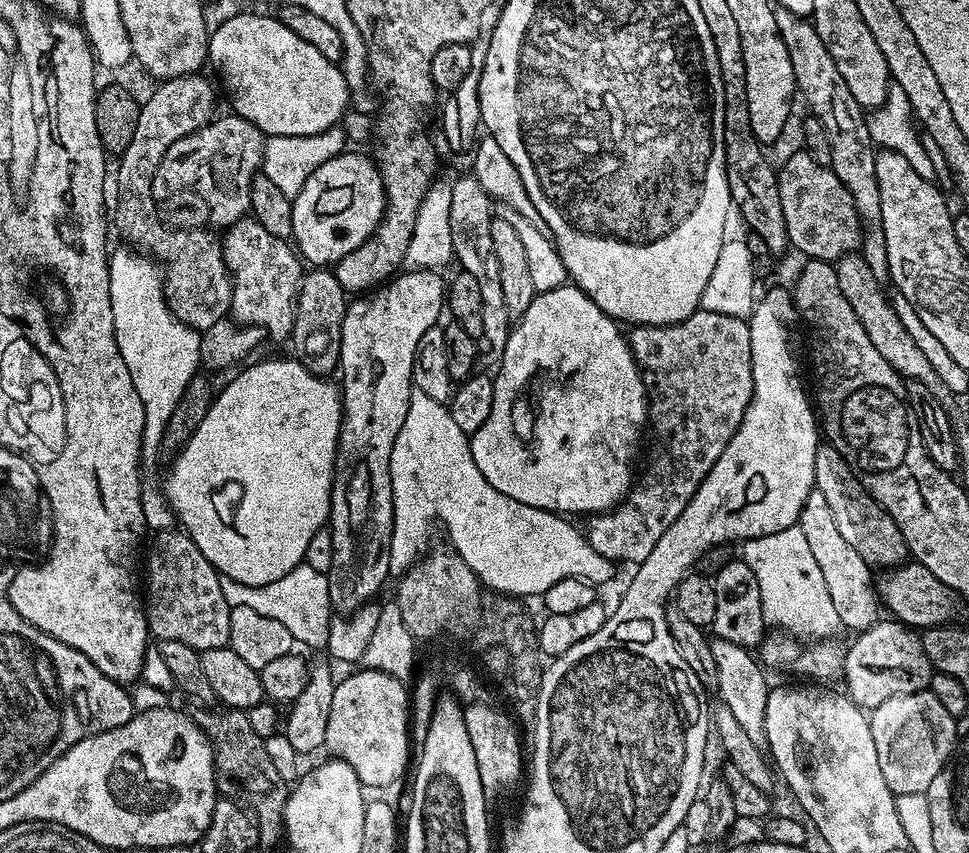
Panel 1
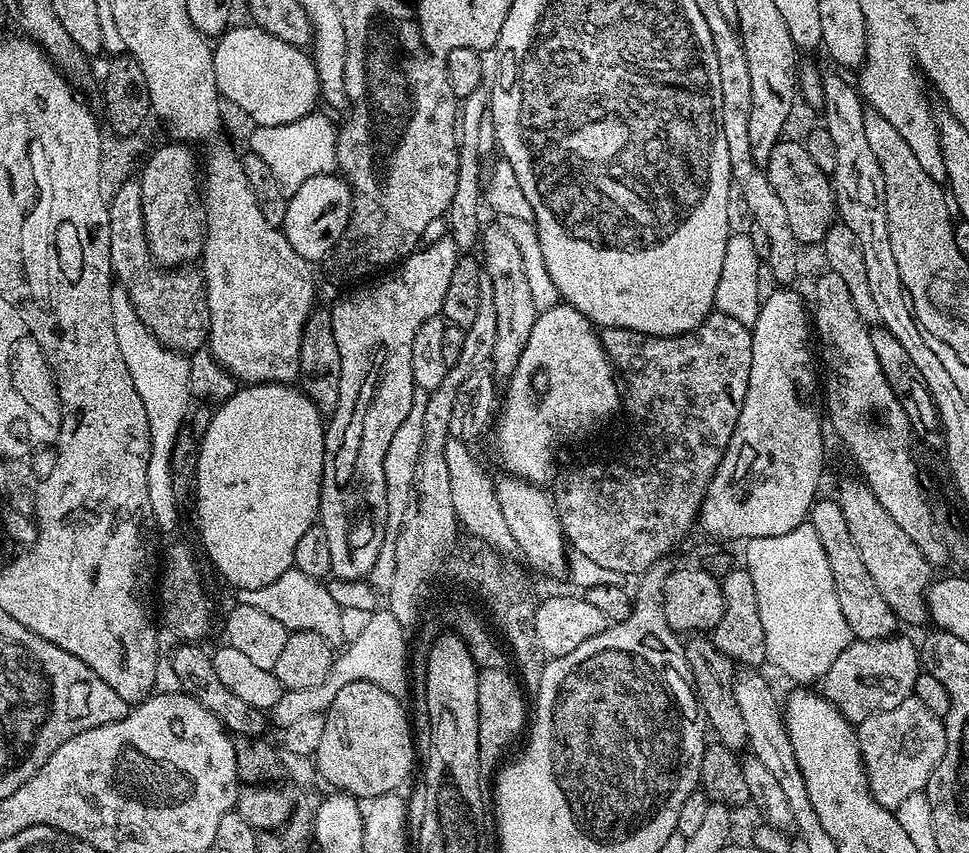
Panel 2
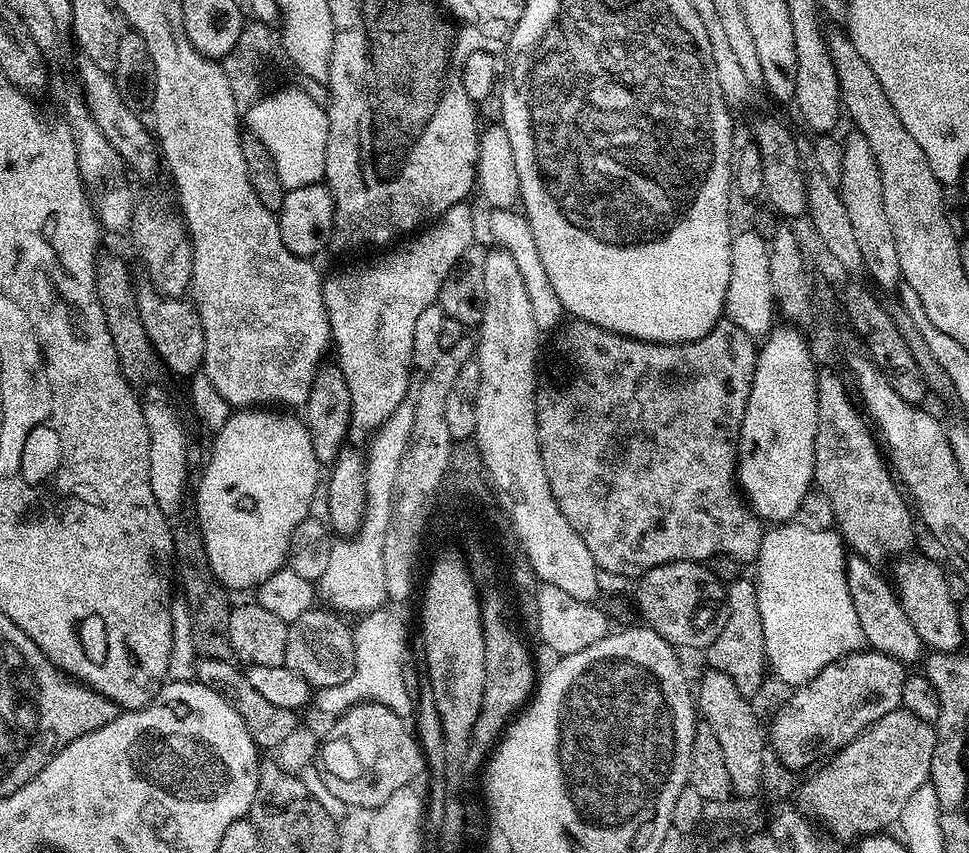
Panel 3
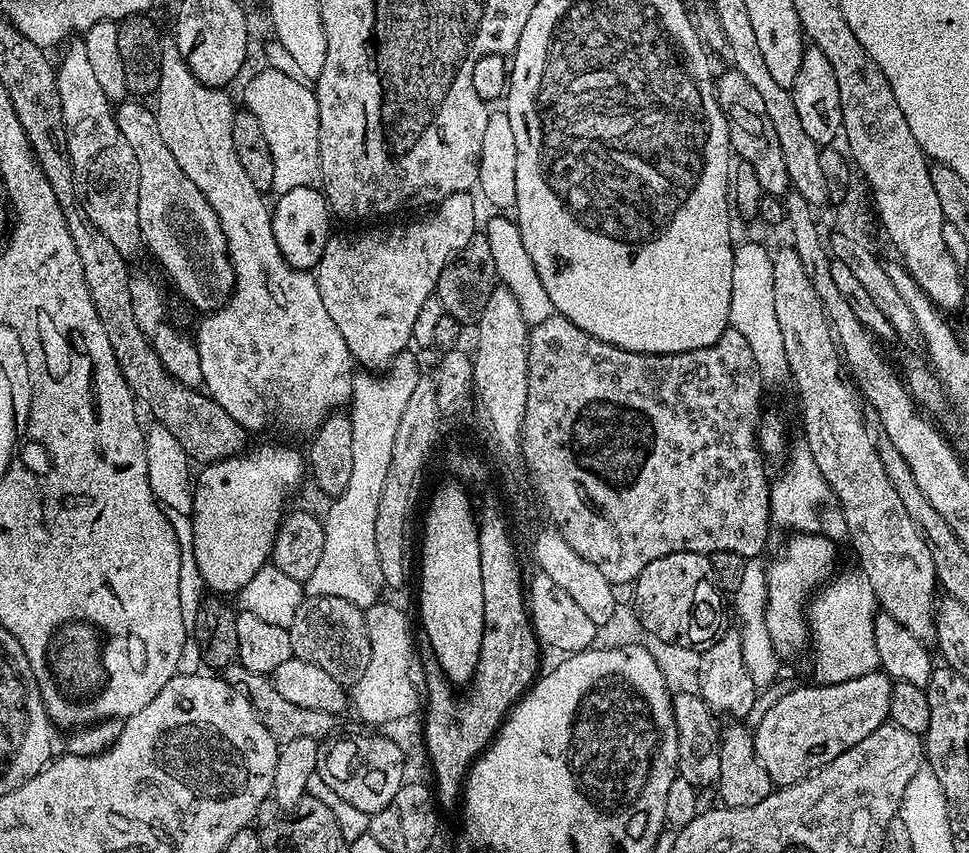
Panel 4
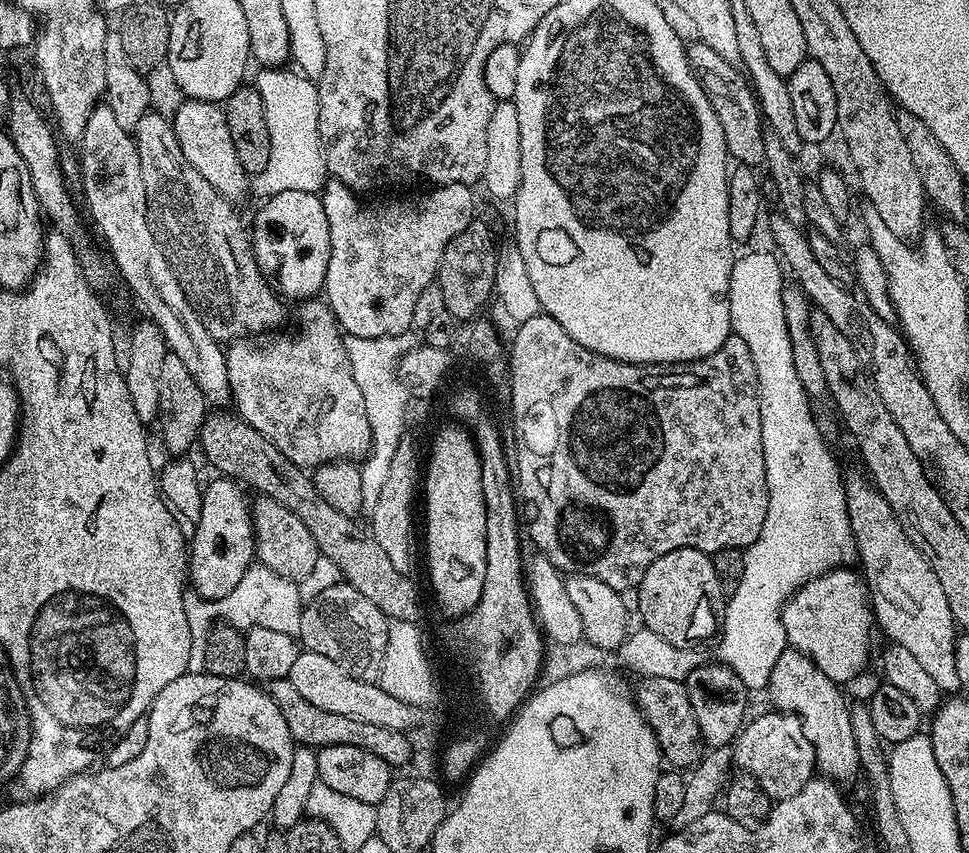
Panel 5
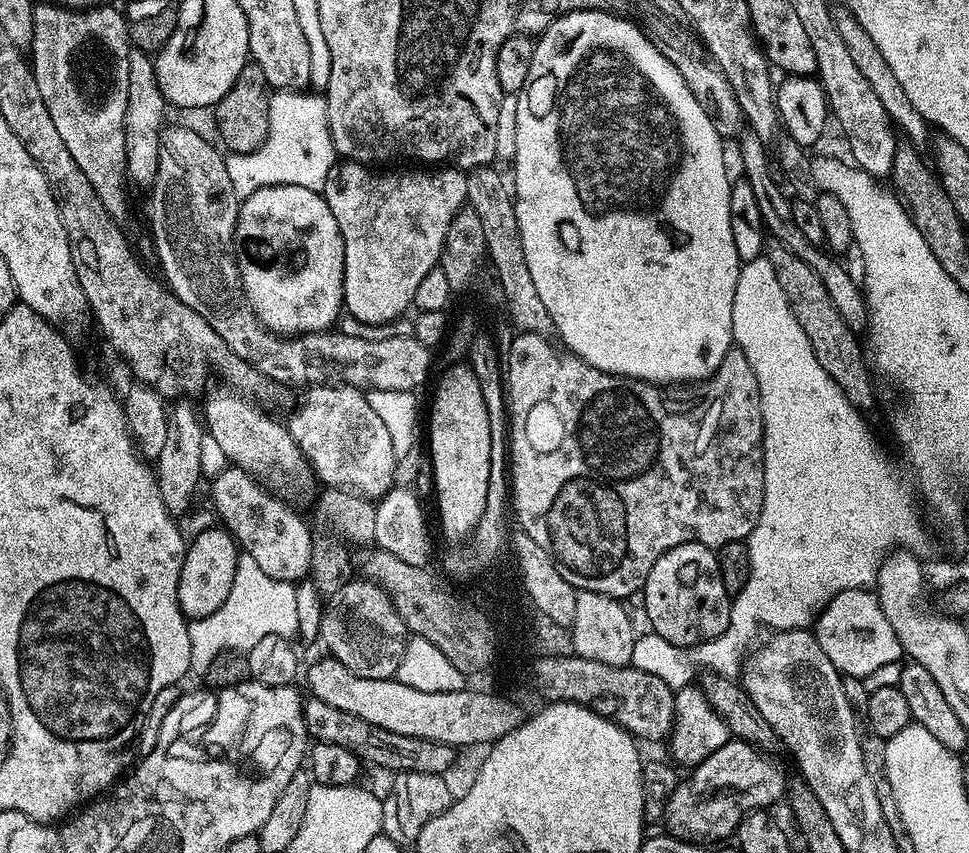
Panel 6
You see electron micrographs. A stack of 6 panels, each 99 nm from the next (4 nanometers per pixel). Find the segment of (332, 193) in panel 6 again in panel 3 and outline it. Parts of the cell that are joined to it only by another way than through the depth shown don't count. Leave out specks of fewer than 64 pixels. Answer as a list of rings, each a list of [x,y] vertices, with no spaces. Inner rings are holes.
[[[467,203],[450,206],[450,210],[443,212],[439,220],[429,223],[423,230],[396,246],[401,248],[393,247],[388,250],[393,252],[385,251],[381,260],[364,264],[361,268],[352,268],[349,272],[336,272],[324,280],[324,305],[330,318],[334,360],[340,365],[346,386],[350,390],[350,436],[353,441],[367,441],[386,422],[386,418],[393,416],[401,404],[409,399],[408,383],[412,380],[412,372],[414,373],[414,326],[418,322],[418,314],[422,314],[426,306],[439,301],[442,282],[446,282],[446,274],[450,274],[458,262],[462,250],[474,243],[475,236],[472,235],[476,232],[476,224],[472,221],[472,212],[468,207]]]

